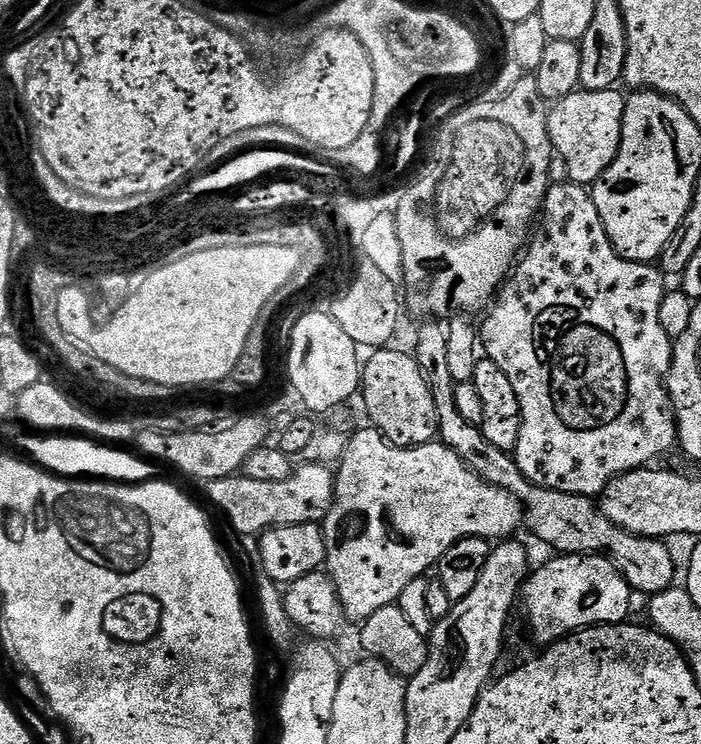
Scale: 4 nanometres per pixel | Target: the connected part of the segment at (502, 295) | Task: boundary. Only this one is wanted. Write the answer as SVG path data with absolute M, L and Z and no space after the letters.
M569 182L549 187L544 207L540 209L538 223L518 263L495 297L491 305L492 313L484 320L484 328L482 324L483 355L502 369L502 374L510 378L510 386L514 386L514 394L518 394L520 437L516 443L514 459L517 468L530 483L566 494L596 498L608 489L611 480L617 480L624 472L633 472L635 468L647 468L659 456L664 456L671 448L677 447L676 415L668 401L666 387L668 371L672 365L674 341L668 337L666 330L662 330L662 322L658 322L658 310L662 310L662 298L666 291L664 283L666 280L659 267L624 260L616 253L606 234L606 226L602 226L598 206L594 206L591 191L585 185Z

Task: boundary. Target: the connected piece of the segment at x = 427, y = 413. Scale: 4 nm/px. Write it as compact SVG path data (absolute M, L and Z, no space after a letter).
M385 346L373 351L362 364L362 397L368 411L371 427L383 434L396 448L417 448L437 439L438 410L434 410L434 396L418 366L415 355L395 352L395 347Z

